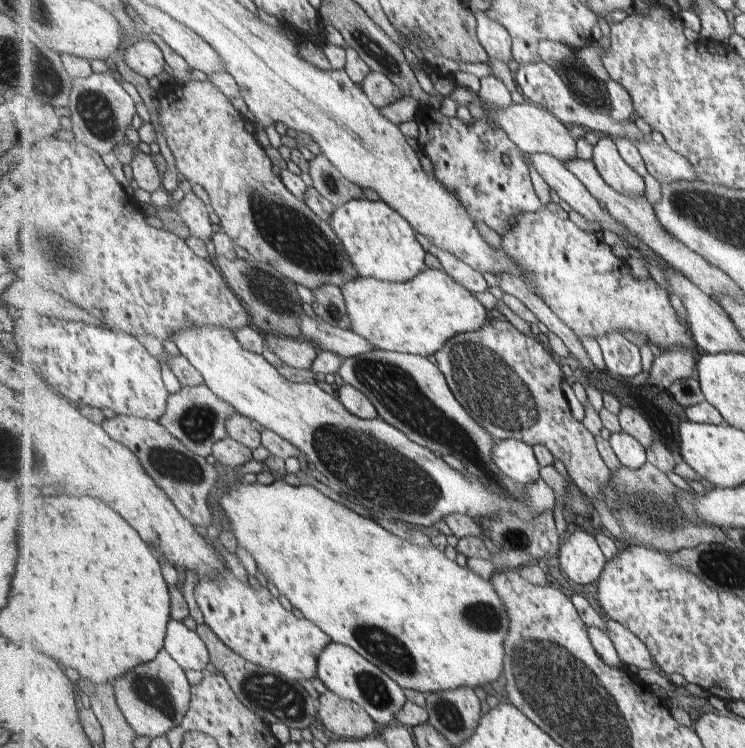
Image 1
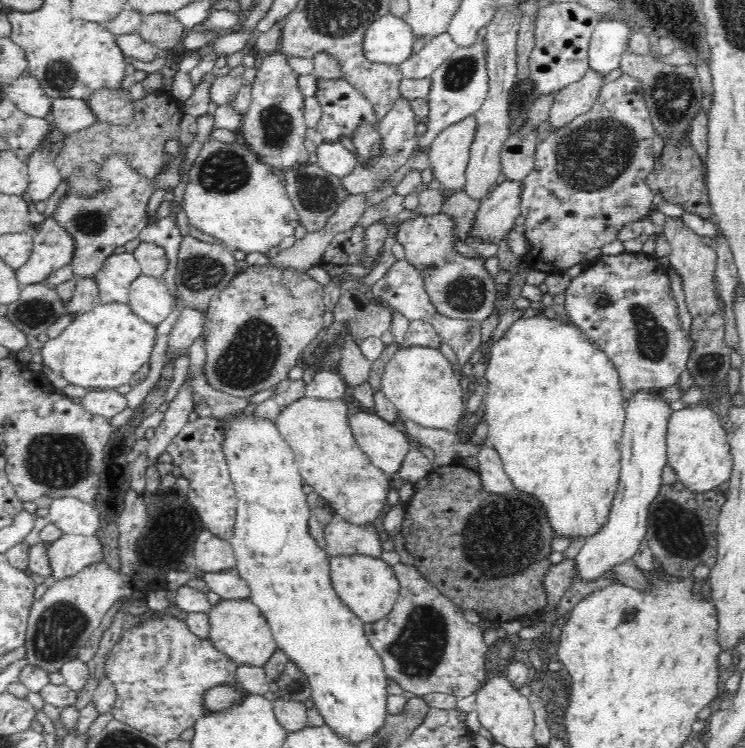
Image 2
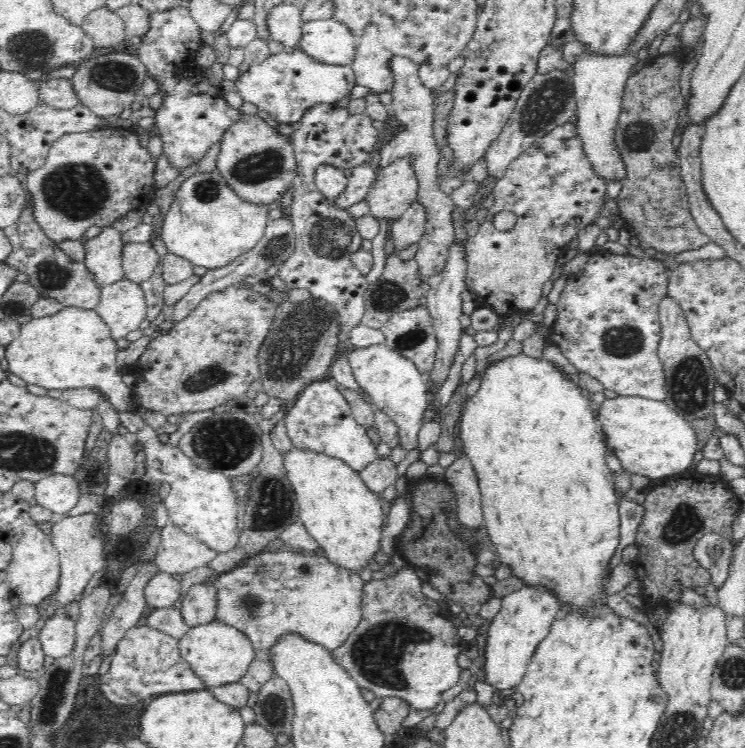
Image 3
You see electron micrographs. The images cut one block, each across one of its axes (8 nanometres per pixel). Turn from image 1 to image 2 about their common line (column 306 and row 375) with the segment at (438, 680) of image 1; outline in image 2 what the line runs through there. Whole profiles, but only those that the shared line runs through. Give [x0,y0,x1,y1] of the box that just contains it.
[481,315,625,542]

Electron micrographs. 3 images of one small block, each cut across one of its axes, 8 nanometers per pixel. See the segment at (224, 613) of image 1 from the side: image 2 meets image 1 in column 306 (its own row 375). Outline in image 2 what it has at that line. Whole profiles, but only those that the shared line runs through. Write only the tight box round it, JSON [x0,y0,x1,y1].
[562,253,688,395]

